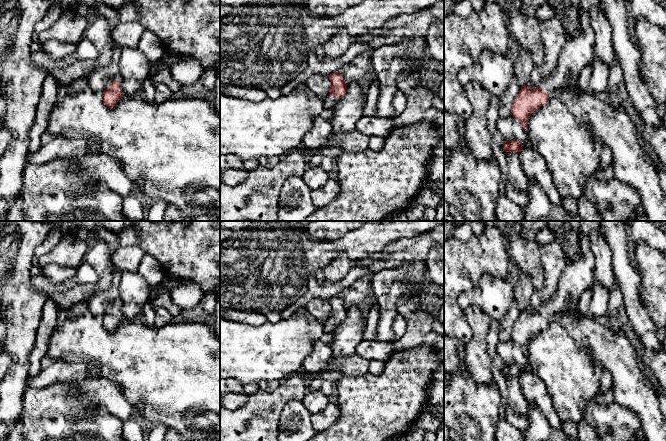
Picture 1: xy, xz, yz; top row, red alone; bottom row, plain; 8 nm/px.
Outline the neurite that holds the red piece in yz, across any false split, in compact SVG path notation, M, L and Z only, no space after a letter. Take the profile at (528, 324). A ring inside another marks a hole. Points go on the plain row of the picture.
M580 234L581 255L569 260L559 278L552 296L543 301L540 309L529 312L522 308L520 317L511 330L511 339L517 342L528 355L528 343L531 338L547 327L549 320L561 312L569 311L571 304L578 304L582 293L594 280L595 258L589 238Z

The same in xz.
M338 295L330 298L329 300L331 311L329 318L325 320L324 330L333 337L339 323L347 316L347 307L344 300Z

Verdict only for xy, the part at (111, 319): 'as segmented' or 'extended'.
extended

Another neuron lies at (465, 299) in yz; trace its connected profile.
M484 274L472 290L462 292L458 303L462 310L476 305L491 319L500 320L507 312L510 304L515 301L513 286L505 279Z

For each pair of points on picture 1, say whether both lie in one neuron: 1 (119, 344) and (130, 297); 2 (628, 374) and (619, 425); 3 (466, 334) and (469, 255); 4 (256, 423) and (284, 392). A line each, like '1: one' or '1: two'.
1: two
2: two
3: one
4: one

